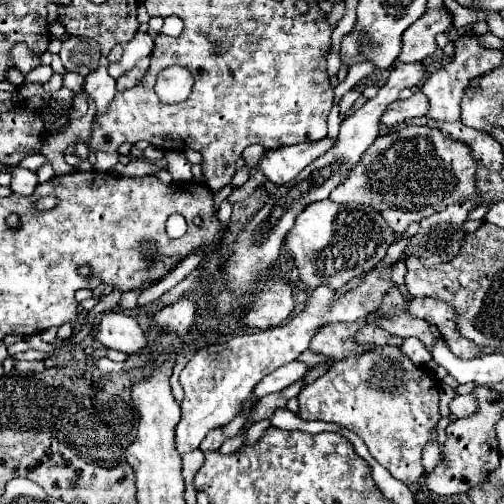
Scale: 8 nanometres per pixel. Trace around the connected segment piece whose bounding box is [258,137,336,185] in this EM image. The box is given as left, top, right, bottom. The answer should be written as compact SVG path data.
M324 137L322 141L314 143L302 143L302 145L290 145L290 147L280 147L274 151L266 151L258 163L258 169L264 171L268 181L280 185L290 179L294 179L304 167L310 165L310 161L318 159L324 155L336 139Z

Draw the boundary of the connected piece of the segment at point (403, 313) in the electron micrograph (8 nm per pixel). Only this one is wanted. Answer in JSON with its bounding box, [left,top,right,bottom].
[374,285,442,351]

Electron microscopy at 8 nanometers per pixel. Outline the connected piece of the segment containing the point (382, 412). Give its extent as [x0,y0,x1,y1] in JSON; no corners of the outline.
[298,347,440,485]

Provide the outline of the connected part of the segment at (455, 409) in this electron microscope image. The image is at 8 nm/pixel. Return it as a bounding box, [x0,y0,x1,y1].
[450,395,478,417]

